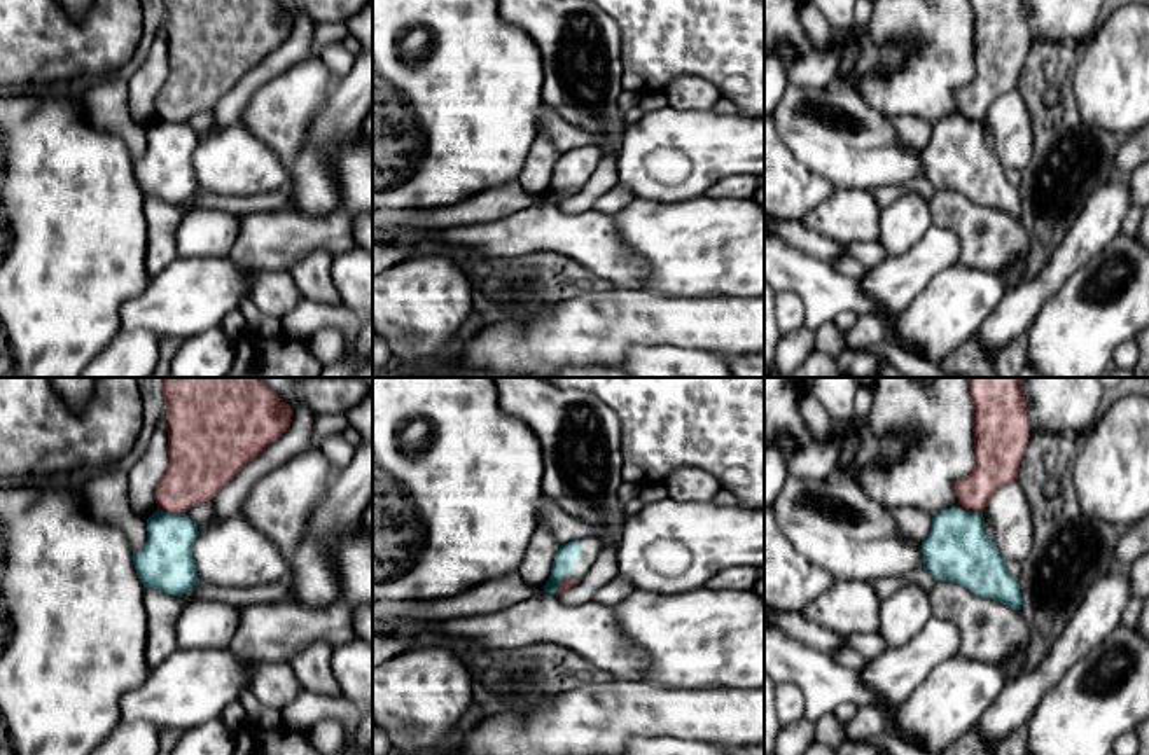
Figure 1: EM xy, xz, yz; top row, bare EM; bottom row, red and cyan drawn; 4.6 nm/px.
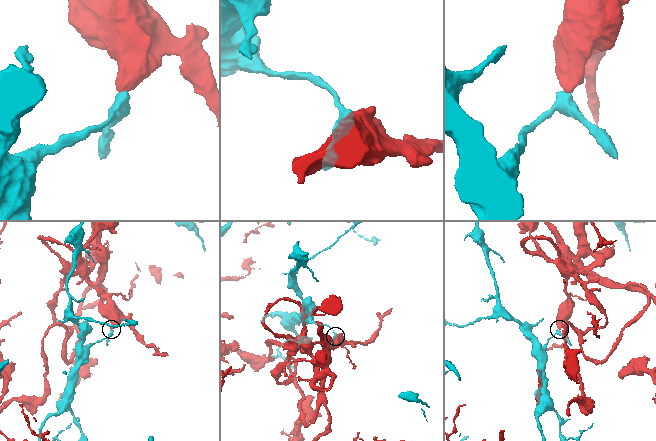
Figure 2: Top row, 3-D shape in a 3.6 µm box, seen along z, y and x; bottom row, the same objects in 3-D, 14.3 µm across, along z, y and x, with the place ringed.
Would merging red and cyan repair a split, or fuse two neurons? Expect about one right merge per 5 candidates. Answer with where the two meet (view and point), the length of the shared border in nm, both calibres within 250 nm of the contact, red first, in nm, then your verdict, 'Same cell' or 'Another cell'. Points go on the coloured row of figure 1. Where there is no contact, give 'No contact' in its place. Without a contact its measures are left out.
Touches red at xy (172, 512). Shared border 130 nm. Thickness 280 nm (red) against 240 nm. Another cell

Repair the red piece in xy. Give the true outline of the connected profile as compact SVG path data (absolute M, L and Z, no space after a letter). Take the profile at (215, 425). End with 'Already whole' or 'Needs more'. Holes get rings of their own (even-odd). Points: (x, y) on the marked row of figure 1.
M163 378L170 463L156 488L157 510L185 514L192 505L212 502L233 477L254 461L292 423L294 411L262 378Z. Already whole

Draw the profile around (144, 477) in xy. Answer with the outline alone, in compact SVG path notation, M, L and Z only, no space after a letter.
M164 402L161 407L159 423L147 451L129 470L129 503L135 514L143 521L147 521L157 510L156 488L170 463L166 423Z

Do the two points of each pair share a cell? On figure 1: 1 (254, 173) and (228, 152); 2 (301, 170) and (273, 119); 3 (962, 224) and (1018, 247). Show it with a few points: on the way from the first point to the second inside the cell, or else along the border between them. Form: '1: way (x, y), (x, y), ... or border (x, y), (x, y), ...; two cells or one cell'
1: way (247, 166), (235, 159); one cell
2: border (306, 138), (299, 154), (287, 166); two cells
3: way (976, 226), (990, 240), (1004, 240); one cell

